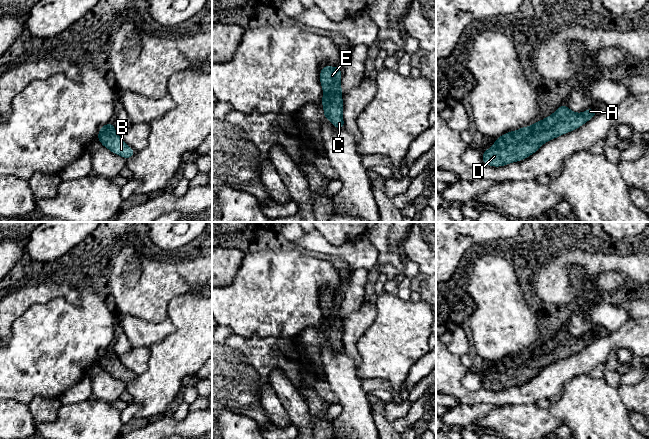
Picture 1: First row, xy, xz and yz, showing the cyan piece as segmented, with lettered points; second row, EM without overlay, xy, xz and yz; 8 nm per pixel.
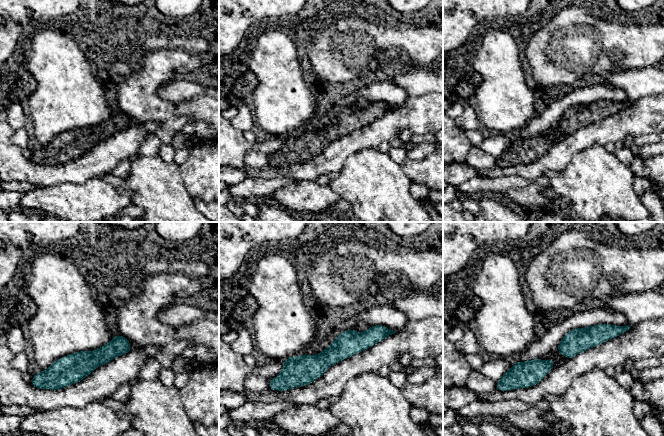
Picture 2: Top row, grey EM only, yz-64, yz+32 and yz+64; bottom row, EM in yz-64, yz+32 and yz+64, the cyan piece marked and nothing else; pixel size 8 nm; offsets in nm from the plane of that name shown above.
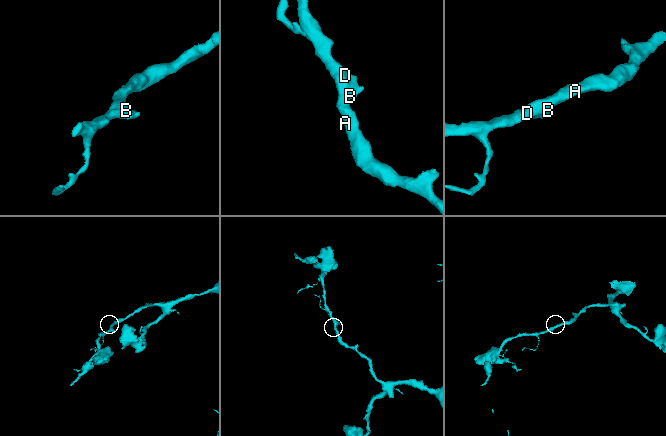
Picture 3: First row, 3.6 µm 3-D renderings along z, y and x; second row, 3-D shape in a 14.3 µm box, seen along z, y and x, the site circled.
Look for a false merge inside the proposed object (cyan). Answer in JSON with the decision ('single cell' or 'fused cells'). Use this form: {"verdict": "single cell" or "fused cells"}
{"verdict": "single cell"}

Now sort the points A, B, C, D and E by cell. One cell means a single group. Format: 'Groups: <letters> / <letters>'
Groups: A B C D E

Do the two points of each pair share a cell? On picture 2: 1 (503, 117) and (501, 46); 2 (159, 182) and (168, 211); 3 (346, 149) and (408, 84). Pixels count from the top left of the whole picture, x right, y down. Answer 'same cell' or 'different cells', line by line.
1: same cell
2: same cell
3: different cells

